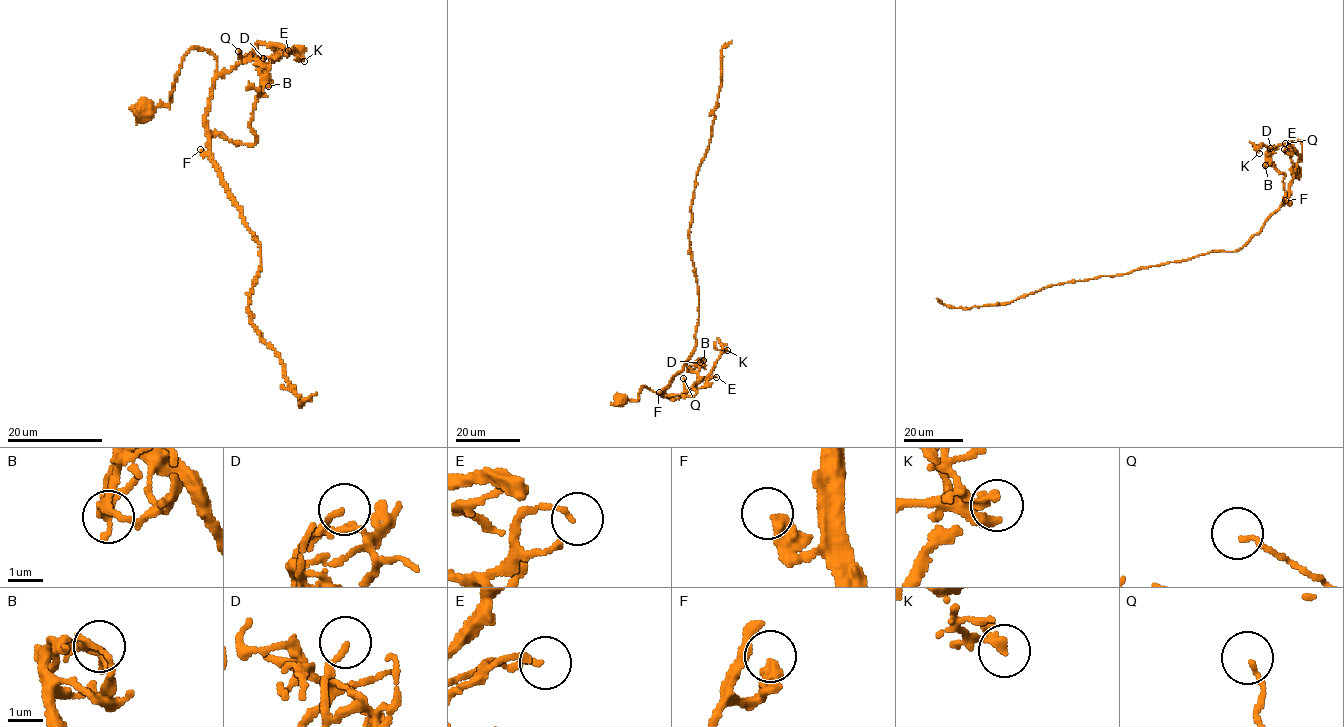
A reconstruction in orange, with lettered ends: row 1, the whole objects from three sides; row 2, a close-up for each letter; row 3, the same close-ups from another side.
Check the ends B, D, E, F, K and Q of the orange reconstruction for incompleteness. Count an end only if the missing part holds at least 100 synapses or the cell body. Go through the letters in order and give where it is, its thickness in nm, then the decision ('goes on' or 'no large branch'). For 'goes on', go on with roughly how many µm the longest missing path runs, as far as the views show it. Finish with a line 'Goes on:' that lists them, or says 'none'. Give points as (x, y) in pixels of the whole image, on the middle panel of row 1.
B: place (703, 360); calibre 180 nm; no large branch
D: place (700, 362); calibre 120 nm; no large branch
E: place (716, 377); calibre 120 nm; no large branch
F: place (659, 392); calibre 380 nm; no large branch
K: place (727, 350); calibre 240 nm; no large branch
Q: place (683, 378); calibre 130 nm; no large branch
Goes on: none

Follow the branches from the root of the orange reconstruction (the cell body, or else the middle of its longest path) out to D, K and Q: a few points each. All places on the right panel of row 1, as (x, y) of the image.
D: (1295, 172), (1290, 155), (1295, 139), (1302, 149), (1289, 205), (1284, 175), (1266, 156), (1270, 148)
K: (1295, 172), (1290, 144), (1299, 140), (1301, 158), (1290, 142), (1256, 146), (1259, 153)
Q: (1295, 172), (1292, 174), (1297, 168), (1290, 155), (1290, 144), (1295, 139), (1301, 143), (1300, 158), (1285, 143)

